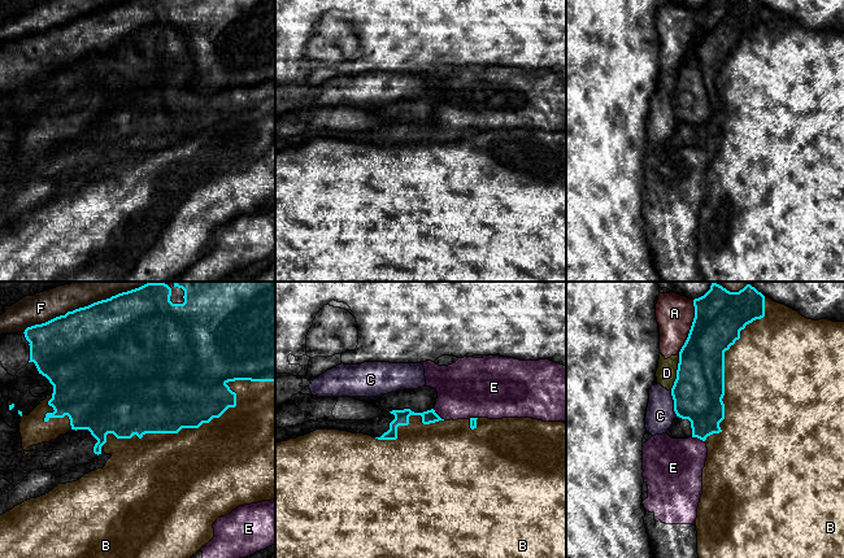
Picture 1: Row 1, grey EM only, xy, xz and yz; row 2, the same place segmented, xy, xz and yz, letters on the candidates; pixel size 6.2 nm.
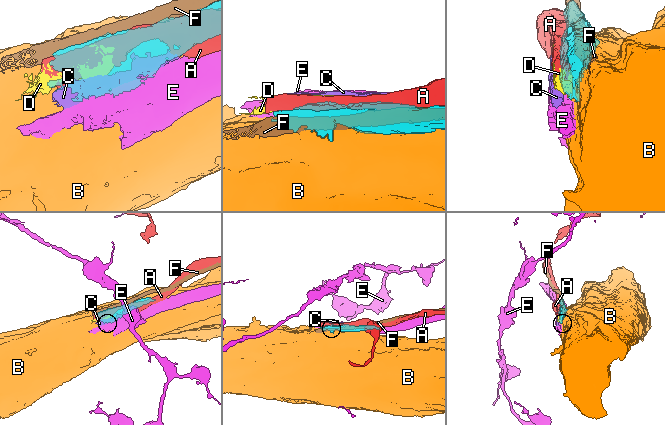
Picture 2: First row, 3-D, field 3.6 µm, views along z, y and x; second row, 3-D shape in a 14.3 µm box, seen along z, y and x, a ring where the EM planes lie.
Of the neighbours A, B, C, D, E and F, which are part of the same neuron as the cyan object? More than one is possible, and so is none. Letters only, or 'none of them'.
none of them

